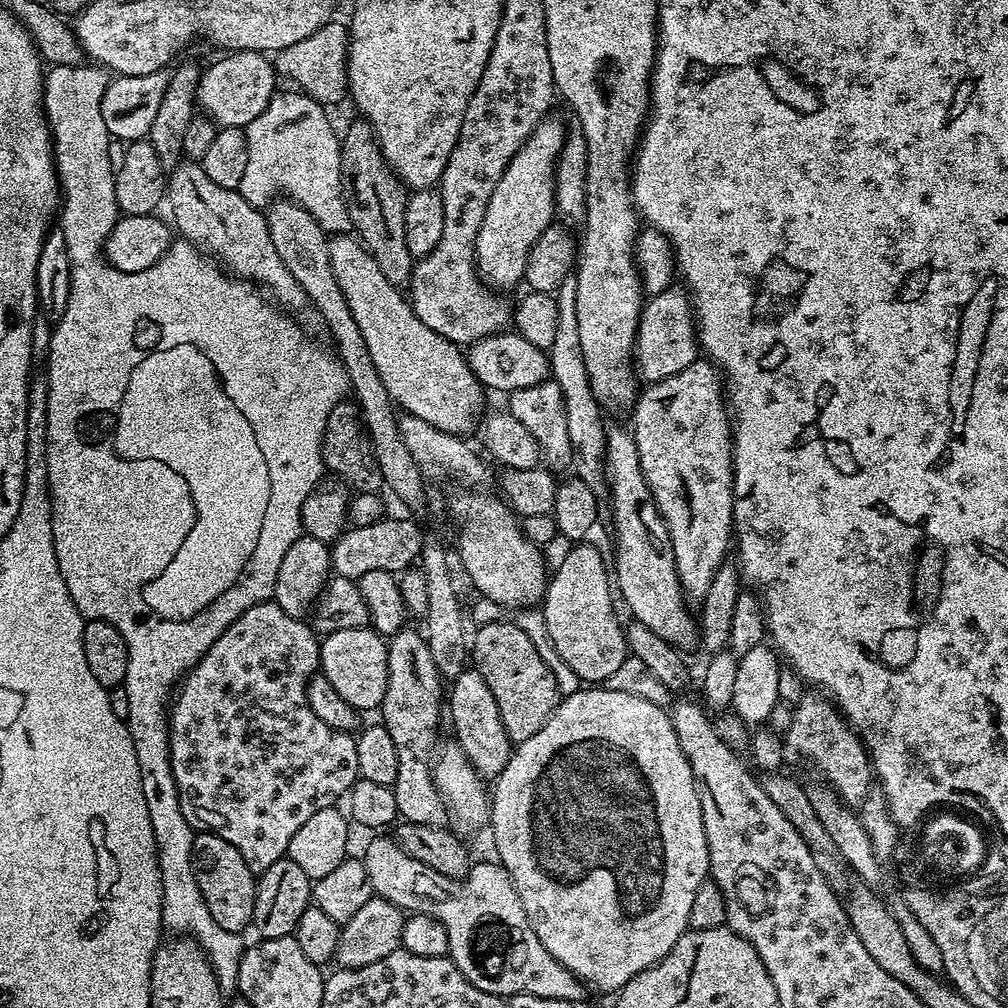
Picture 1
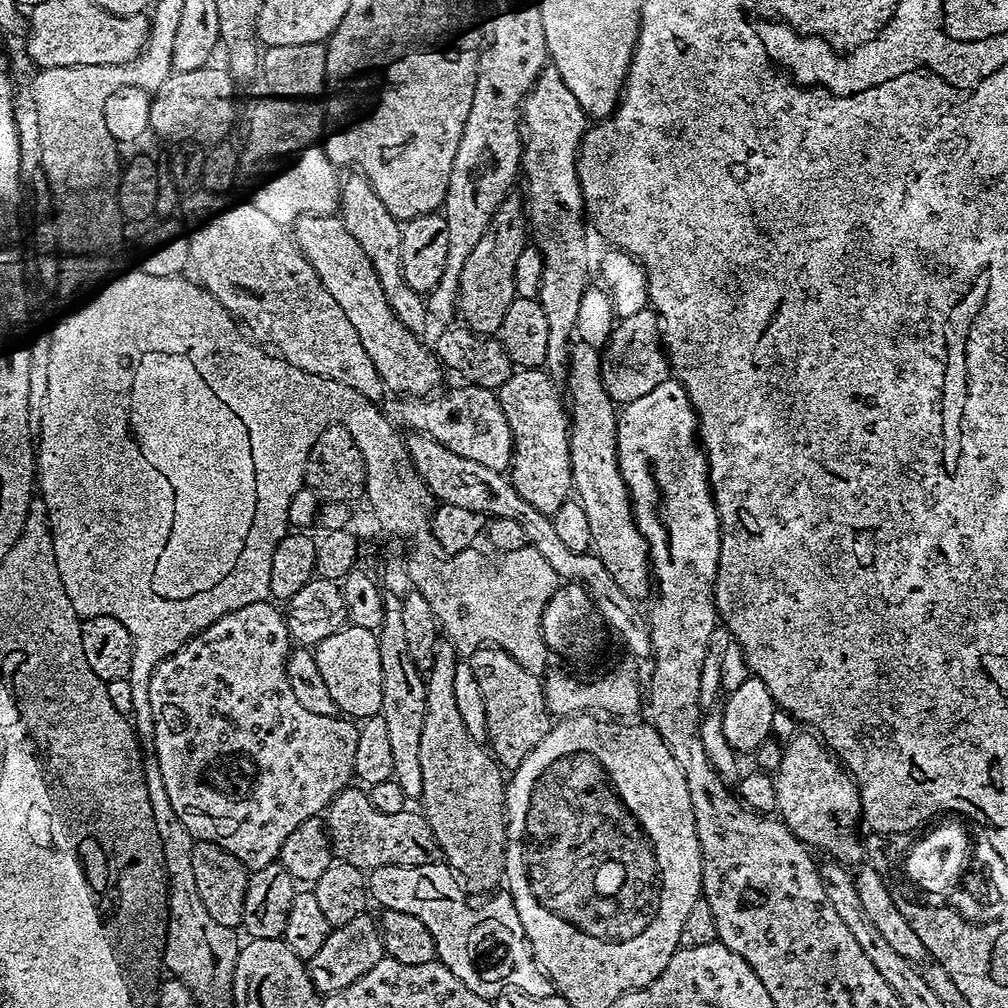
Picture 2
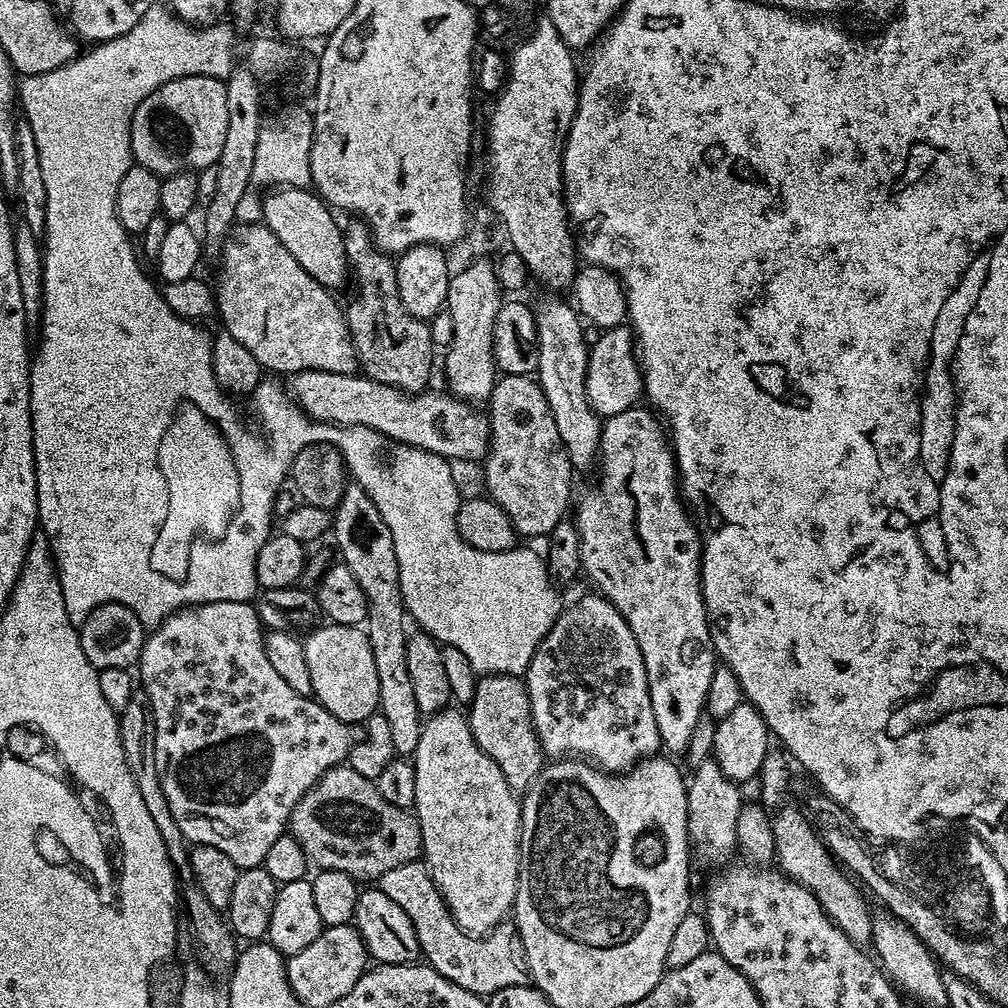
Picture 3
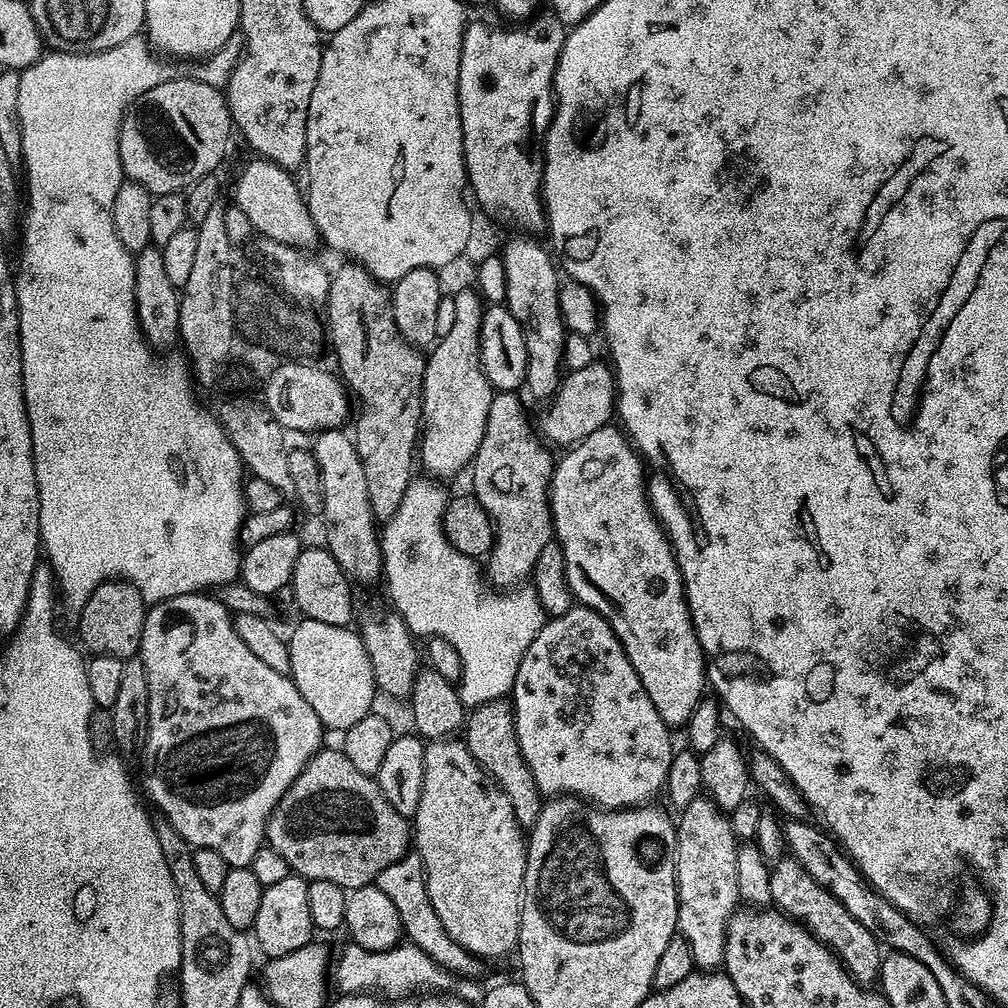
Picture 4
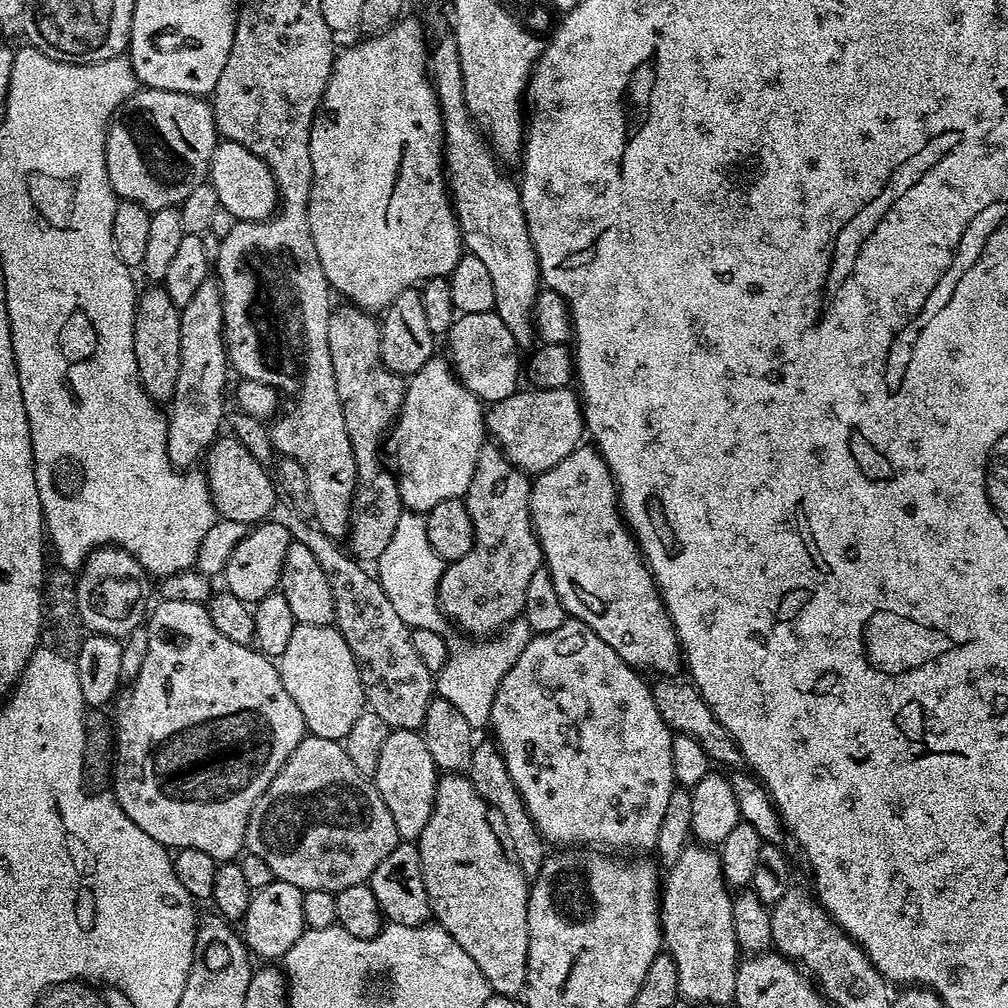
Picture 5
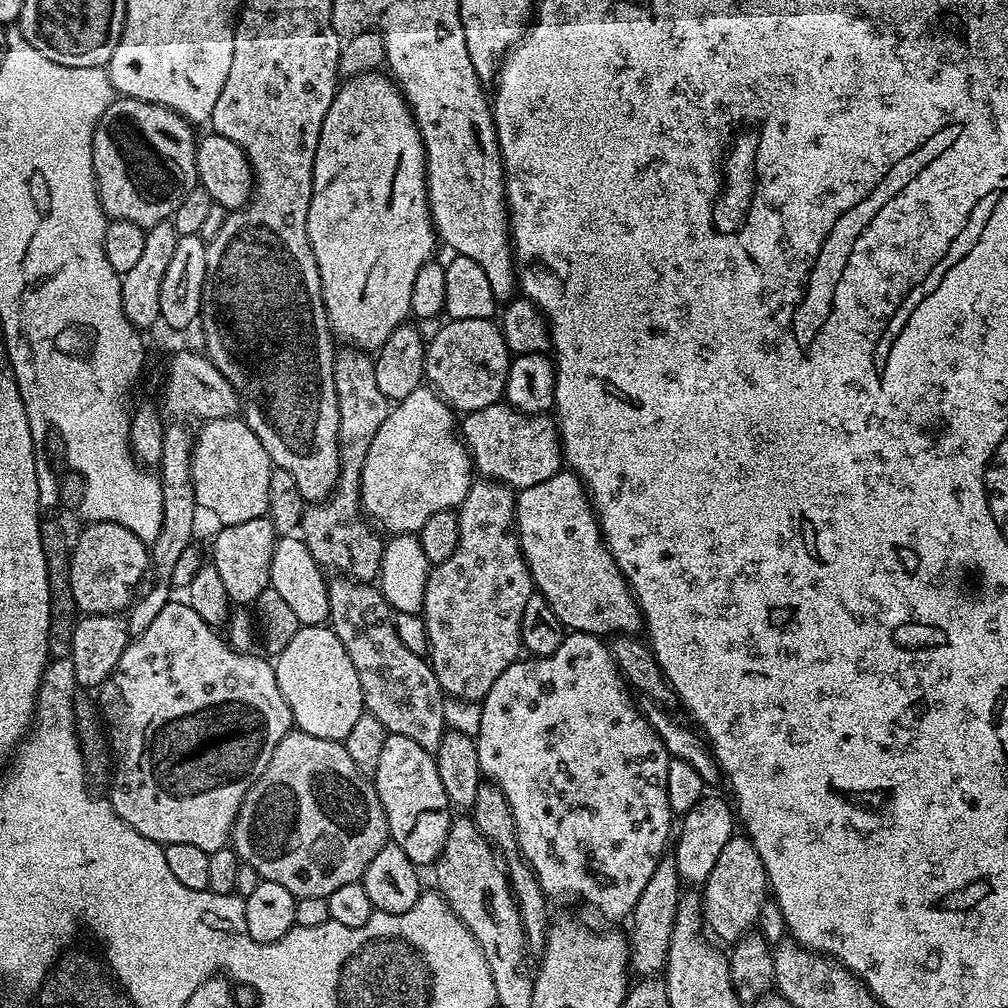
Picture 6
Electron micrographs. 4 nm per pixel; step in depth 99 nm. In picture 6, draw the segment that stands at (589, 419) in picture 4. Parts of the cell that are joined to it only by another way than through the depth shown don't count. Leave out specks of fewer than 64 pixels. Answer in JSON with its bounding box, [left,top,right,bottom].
[458,402,562,490]

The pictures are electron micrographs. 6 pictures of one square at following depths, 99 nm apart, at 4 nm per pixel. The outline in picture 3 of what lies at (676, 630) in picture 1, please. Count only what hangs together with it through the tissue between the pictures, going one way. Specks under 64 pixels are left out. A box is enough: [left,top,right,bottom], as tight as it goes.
[534,294,601,469]

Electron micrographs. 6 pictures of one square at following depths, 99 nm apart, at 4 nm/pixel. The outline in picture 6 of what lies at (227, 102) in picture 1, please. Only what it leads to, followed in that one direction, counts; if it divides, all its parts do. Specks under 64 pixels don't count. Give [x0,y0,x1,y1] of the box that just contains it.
[92,99,197,230]

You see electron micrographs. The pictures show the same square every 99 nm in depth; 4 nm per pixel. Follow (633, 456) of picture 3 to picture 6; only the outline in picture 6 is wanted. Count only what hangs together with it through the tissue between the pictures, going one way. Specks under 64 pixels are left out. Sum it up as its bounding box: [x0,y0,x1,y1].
[516,470,642,637]

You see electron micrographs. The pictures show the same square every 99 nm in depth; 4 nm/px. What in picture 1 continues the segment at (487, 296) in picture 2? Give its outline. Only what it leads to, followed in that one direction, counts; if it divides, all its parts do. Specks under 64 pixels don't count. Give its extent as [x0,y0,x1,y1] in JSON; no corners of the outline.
[476,118,566,290]

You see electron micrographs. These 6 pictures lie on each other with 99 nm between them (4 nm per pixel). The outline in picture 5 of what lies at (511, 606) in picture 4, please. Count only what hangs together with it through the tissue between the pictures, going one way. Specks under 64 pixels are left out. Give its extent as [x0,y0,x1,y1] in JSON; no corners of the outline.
[374,511,533,730]

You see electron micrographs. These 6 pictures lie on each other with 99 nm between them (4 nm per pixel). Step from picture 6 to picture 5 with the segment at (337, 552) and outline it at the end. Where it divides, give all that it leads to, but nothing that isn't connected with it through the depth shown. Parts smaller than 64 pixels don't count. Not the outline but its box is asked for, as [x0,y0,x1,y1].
[328,307,406,562]

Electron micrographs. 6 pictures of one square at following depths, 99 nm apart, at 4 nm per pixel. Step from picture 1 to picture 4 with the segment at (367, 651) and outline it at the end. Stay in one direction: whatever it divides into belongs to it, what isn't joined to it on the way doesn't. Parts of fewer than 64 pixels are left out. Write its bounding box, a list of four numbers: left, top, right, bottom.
[287,618,378,730]

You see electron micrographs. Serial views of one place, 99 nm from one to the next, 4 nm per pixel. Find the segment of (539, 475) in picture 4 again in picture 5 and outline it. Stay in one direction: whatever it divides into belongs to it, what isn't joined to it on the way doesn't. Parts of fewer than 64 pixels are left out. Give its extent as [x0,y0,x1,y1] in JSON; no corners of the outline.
[440,443,542,638]

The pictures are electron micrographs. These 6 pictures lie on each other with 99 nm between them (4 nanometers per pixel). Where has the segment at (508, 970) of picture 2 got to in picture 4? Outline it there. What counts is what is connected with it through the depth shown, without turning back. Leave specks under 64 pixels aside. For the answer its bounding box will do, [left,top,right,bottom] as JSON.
[374,851,481,978]

